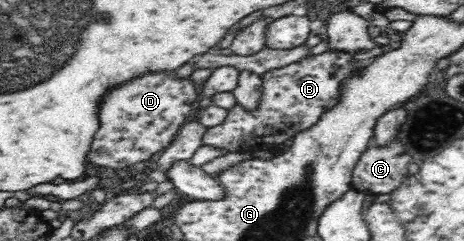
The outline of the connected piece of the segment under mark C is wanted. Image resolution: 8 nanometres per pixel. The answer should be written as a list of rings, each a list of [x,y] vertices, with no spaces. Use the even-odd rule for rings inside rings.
[[[395,140],[387,146],[370,144],[353,172],[352,189],[376,196],[392,193],[409,178],[411,160]]]

